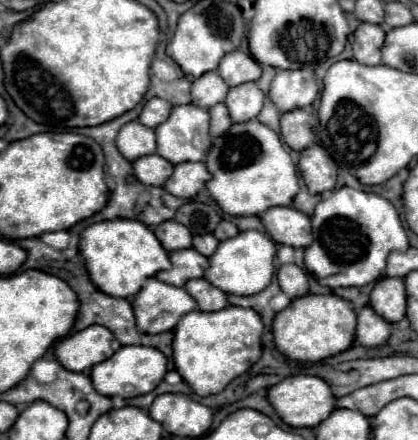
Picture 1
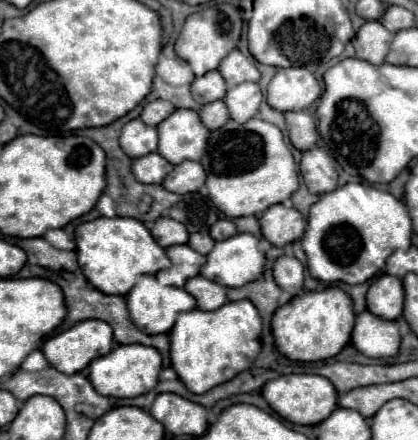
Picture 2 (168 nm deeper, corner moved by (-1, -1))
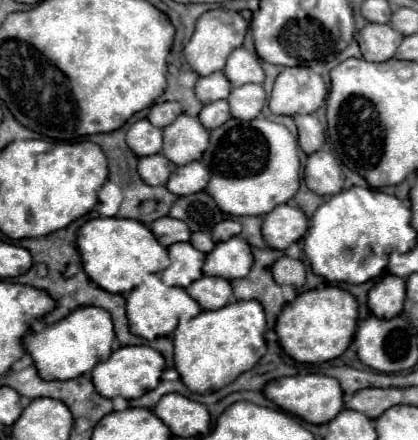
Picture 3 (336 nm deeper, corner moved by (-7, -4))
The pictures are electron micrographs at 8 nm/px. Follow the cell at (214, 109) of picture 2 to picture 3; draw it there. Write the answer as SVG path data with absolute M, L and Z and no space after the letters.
M214 101L214 103L208 103L202 107L200 115L198 115L200 123L206 127L206 129L216 129L220 127L224 121L230 119L230 109L228 109L228 103L226 101Z

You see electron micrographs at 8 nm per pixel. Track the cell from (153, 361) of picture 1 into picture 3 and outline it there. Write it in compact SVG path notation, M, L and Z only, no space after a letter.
M140 345L140 347L120 347L112 353L112 357L108 361L98 363L92 369L92 383L96 387L96 391L102 397L124 397L124 399L138 399L144 393L156 389L156 385L160 383L160 375L164 371L164 357L148 347L148 345Z

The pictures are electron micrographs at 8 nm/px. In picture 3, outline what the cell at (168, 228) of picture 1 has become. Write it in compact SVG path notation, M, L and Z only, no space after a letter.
M160 217L152 223L152 233L160 241L160 245L168 247L174 243L190 241L190 229L184 221L172 217Z

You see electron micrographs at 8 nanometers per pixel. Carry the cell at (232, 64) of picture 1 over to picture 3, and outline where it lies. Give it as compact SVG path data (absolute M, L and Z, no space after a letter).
M244 47L234 49L226 61L224 73L228 81L236 85L246 85L246 83L262 83L264 81L264 71L260 65L258 55L248 53Z

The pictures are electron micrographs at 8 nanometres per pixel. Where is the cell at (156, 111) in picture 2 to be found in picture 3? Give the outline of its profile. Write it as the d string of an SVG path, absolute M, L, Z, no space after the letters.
M166 101L166 103L158 103L158 105L152 105L150 107L150 113L148 113L148 121L156 127L166 127L170 125L178 115L182 113L182 105L176 103L176 101Z

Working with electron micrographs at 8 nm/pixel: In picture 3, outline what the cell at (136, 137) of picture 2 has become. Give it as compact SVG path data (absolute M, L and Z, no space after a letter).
M148 119L136 121L126 133L128 147L138 155L156 155L162 151L162 129L154 127Z

